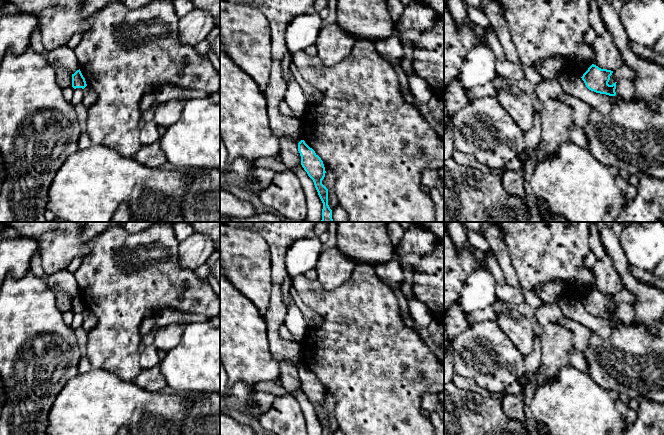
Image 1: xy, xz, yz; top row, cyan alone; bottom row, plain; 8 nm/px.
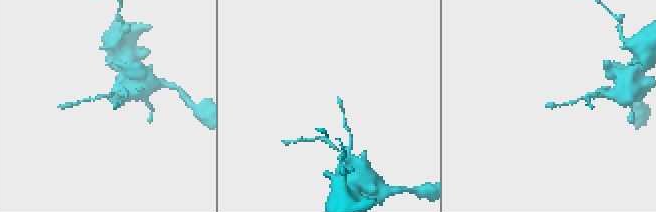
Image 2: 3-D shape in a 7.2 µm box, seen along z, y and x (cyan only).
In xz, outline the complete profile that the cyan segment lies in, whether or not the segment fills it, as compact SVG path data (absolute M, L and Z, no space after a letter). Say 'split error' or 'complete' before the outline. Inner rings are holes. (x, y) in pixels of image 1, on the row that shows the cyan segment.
complete; M304 140L298 143L298 151L301 156L301 165L308 176L313 180L318 195L323 203L321 222L333 222L332 210L328 205L328 189L322 184L326 173L323 161Z

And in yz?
complete; M592 64L581 78L589 90L600 94L615 96L617 82L612 85L608 84L612 73L613 71L611 70L601 69Z

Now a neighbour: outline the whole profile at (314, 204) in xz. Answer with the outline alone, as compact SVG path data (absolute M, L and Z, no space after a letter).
M301 166L296 167L292 171L297 175L305 194L307 206L305 222L321 222L323 203L318 195L313 180Z

